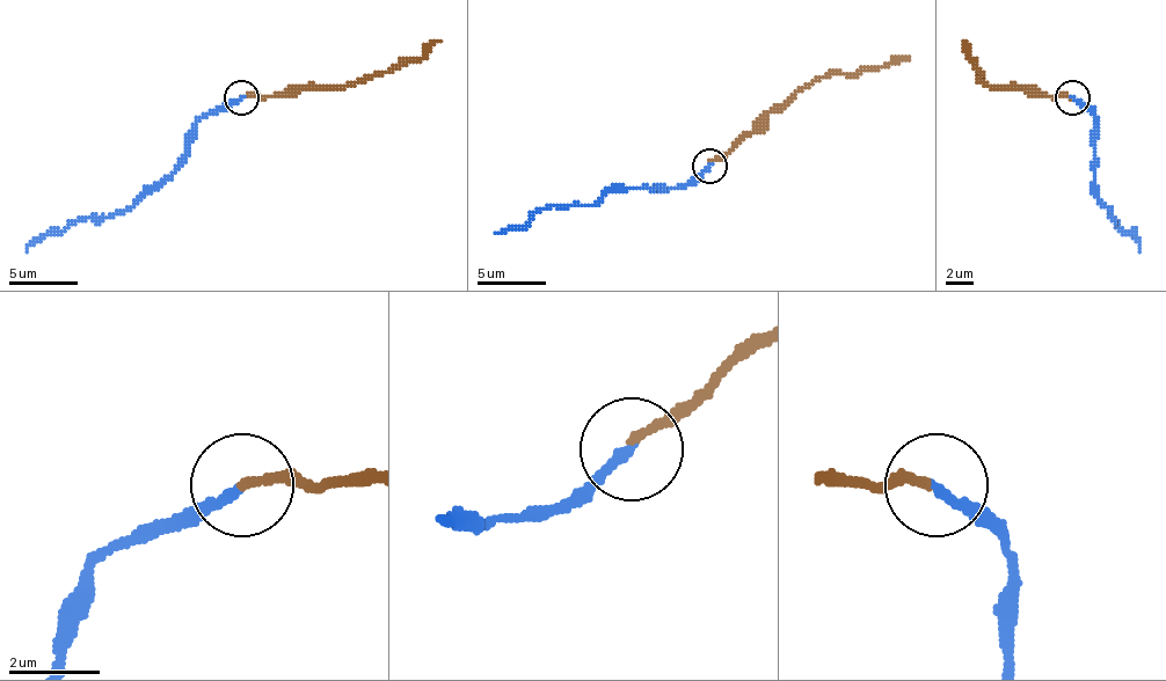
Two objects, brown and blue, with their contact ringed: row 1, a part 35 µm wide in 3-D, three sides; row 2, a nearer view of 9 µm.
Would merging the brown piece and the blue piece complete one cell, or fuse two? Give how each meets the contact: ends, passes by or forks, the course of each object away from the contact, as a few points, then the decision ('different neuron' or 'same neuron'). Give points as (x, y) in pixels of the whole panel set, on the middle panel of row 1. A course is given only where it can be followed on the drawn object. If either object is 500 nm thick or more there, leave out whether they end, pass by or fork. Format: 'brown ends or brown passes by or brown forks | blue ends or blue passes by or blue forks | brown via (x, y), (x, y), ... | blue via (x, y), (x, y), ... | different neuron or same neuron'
brown ends | blue ends | brown via (708, 163), (722, 160), (771, 111), (813, 85), (833, 74), (884, 67), (909, 57) | blue via (708, 167), (671, 188), (612, 188), (598, 202), (546, 205), (523, 226), (509, 226), (495, 233) | same neuron

